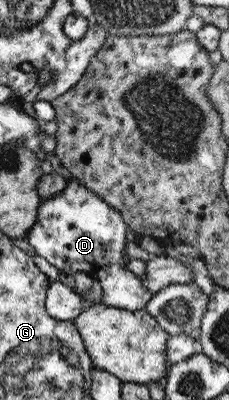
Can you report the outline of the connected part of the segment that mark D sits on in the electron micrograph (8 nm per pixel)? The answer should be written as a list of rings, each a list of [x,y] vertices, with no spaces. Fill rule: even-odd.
[[[73,178],[66,182],[61,193],[40,201],[36,222],[25,236],[29,249],[59,273],[84,272],[95,279],[102,288],[100,304],[128,311],[144,308],[152,294],[142,288],[139,277],[126,267],[126,225],[120,215]]]

